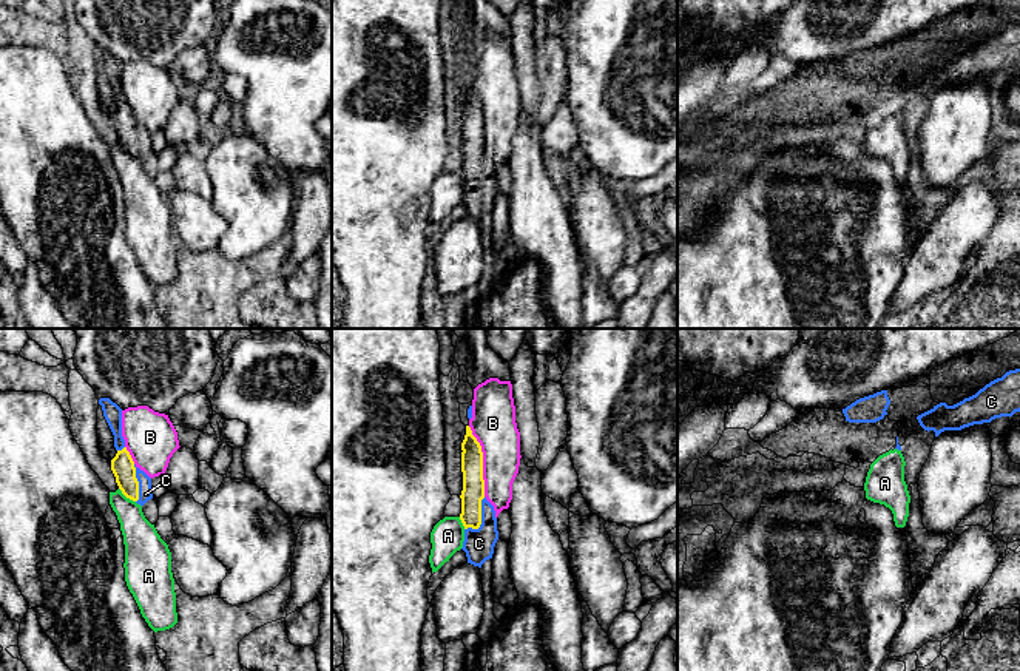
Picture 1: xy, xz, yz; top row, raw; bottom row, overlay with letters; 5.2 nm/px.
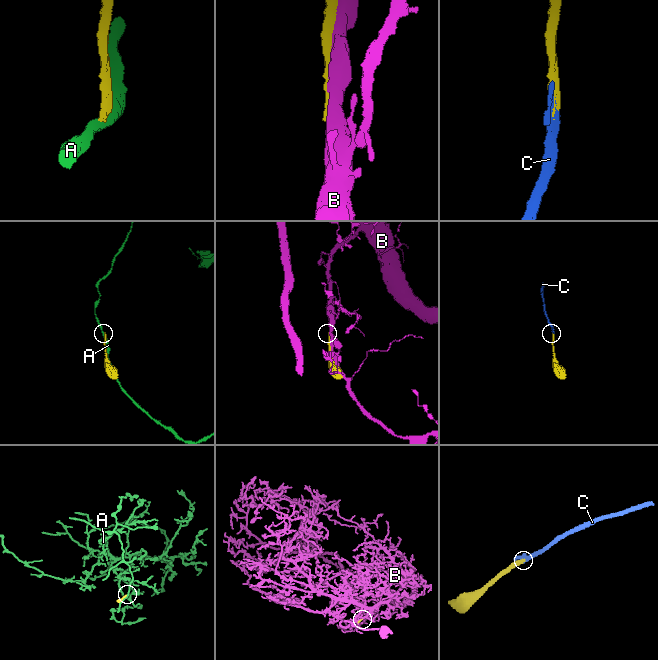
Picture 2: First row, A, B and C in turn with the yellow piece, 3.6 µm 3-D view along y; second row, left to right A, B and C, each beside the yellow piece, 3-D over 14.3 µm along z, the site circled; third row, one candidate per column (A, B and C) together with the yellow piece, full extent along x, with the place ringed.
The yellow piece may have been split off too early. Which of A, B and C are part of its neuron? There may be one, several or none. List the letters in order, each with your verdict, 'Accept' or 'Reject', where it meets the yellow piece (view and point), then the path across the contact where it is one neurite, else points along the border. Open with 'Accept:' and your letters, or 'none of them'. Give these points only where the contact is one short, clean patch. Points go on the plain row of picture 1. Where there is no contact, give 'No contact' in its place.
Accept: C
A: Reject. Touches yellow at xy (127, 151). Boundary: xy (119, 142), (135, 156)
B: Reject. Touches yellow at xz (482, 116)
C: Accept. Touches yellow at xz (480, 173)

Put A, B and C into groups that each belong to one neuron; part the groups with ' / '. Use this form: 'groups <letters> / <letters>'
groups A / B / C

